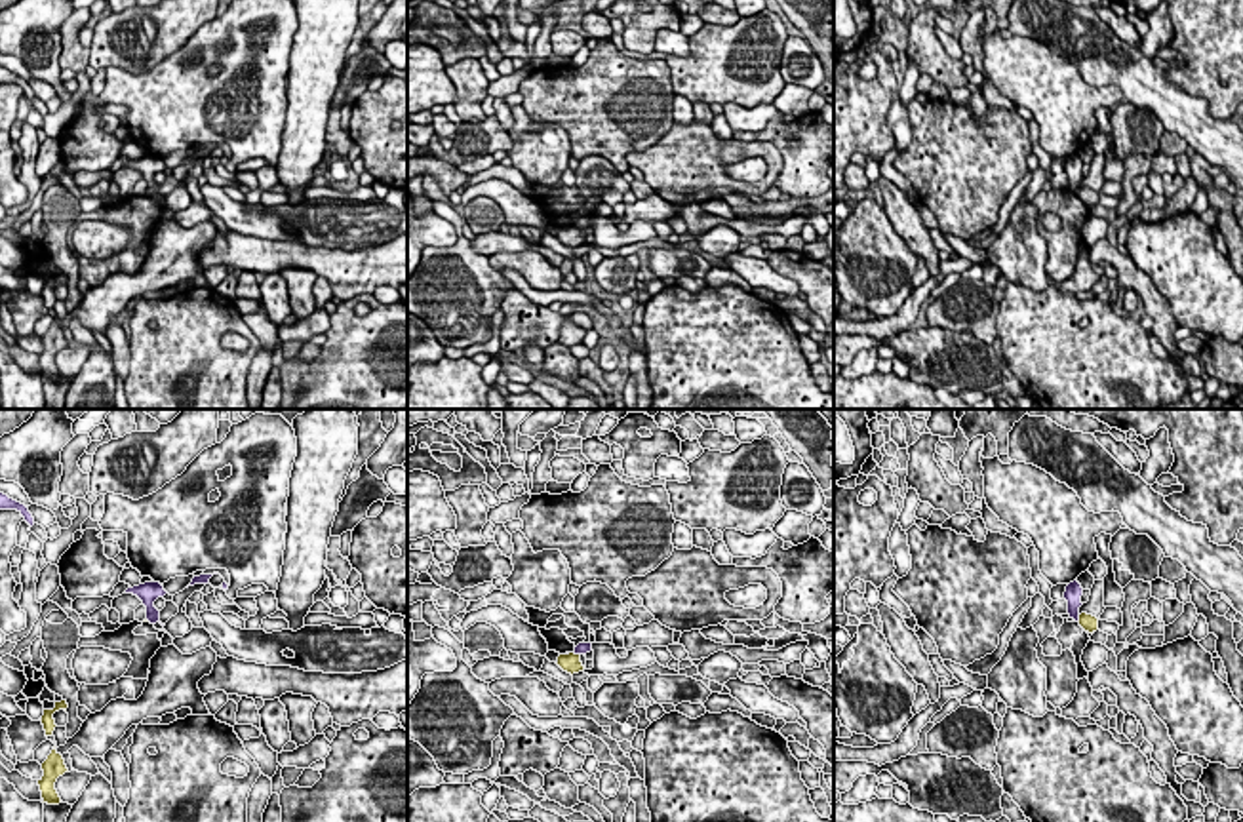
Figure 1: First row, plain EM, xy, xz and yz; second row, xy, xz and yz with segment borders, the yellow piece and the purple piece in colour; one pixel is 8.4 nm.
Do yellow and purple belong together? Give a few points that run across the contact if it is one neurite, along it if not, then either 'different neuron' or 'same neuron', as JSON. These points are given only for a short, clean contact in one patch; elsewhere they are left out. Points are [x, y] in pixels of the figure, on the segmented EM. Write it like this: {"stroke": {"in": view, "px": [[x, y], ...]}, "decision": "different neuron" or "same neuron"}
{"decision": "different neuron"}

